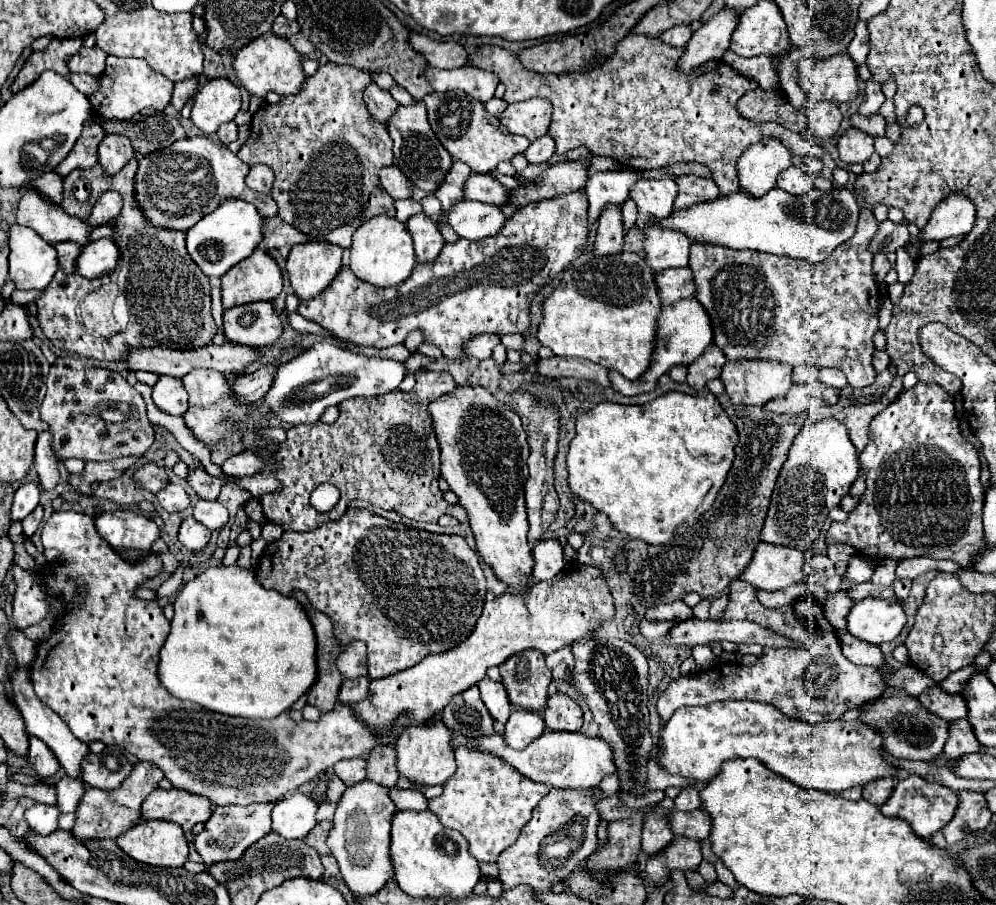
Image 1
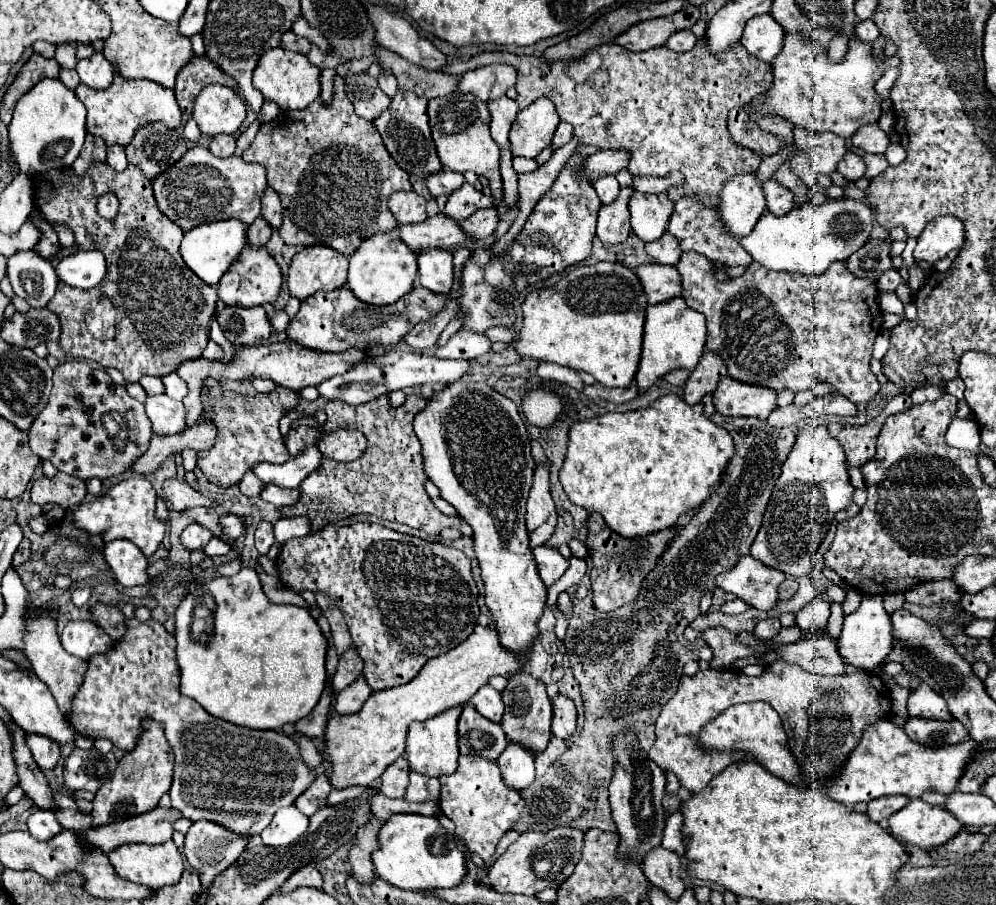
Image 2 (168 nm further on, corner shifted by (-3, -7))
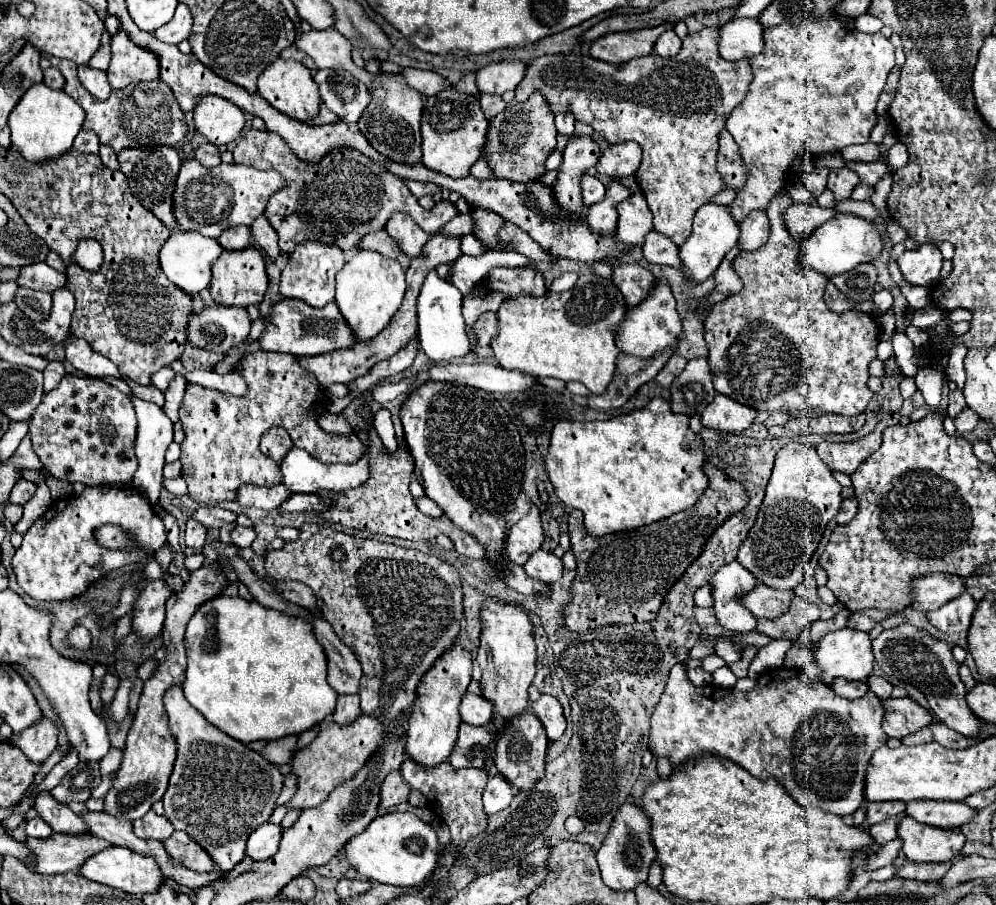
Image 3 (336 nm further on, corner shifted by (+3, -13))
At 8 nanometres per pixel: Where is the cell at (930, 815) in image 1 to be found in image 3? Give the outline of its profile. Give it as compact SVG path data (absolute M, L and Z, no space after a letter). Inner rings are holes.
M909 815L897 823L897 835L903 841L903 853L909 861L951 861L965 843L961 831L923 825Z

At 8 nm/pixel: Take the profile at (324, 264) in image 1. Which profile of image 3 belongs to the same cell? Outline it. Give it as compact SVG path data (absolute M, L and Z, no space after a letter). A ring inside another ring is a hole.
M305 241L289 255L289 261L281 271L279 293L289 299L301 299L313 307L327 305L335 297L335 275L343 265L345 265L345 255L341 253L341 249L321 245L315 241Z

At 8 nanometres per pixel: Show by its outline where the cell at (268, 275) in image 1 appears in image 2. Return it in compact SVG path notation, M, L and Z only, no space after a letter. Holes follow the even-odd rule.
M245 247L241 251L241 259L233 263L233 269L229 269L219 283L217 295L227 305L239 305L239 307L255 307L265 303L275 303L281 287L281 269L277 261L267 253L265 247Z

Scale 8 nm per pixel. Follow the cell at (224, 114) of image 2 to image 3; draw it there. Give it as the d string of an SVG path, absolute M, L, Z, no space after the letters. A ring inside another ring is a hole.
M205 95L193 109L195 129L215 145L227 145L239 137L245 127L245 117L231 101Z

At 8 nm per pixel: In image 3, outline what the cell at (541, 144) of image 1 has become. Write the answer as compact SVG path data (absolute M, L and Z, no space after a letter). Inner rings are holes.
M559 113L559 115L555 115L555 125L557 125L557 133L559 133L559 135L571 137L571 135L573 135L575 119L571 117L571 113Z

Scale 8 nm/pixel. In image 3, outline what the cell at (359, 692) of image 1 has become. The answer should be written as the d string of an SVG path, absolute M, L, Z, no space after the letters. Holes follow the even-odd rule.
M339 695L337 697L337 705L335 705L335 711L333 711L333 721L335 723L349 725L359 715L361 715L361 707L359 707L359 697L357 695Z

